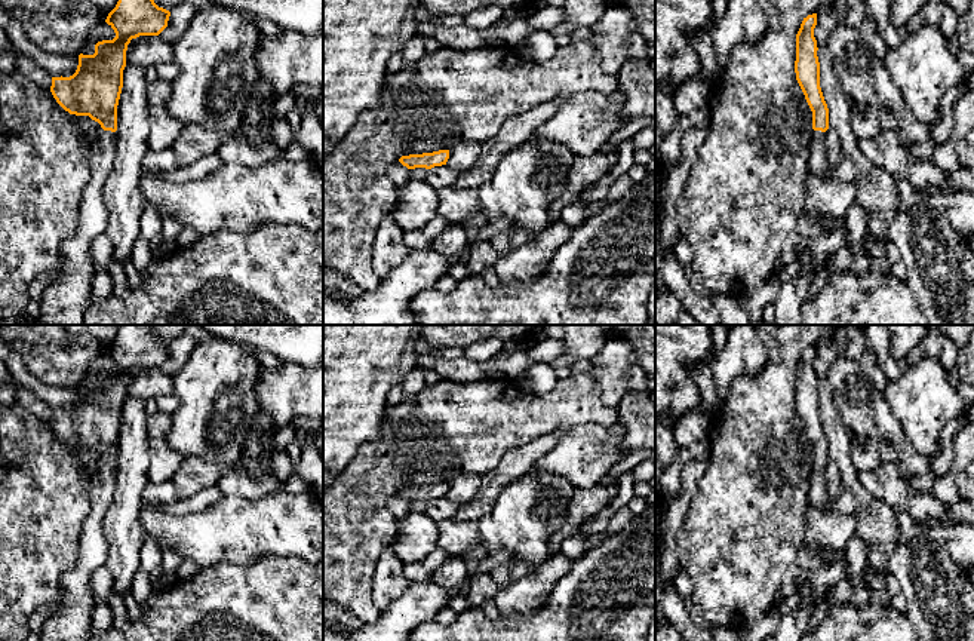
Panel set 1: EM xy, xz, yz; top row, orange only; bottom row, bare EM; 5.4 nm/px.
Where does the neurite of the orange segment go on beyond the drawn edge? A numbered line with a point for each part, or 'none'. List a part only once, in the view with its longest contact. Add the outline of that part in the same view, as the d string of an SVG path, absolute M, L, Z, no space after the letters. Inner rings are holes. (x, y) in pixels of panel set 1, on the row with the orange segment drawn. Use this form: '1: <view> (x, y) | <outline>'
1: xy (64, 301) | M92 123L83 135L90 144L90 178L83 188L77 230L61 245L64 264L40 300L44 325L82 325L95 275L90 245L108 226L102 188L114 165L116 132L101 131L98 123Z

